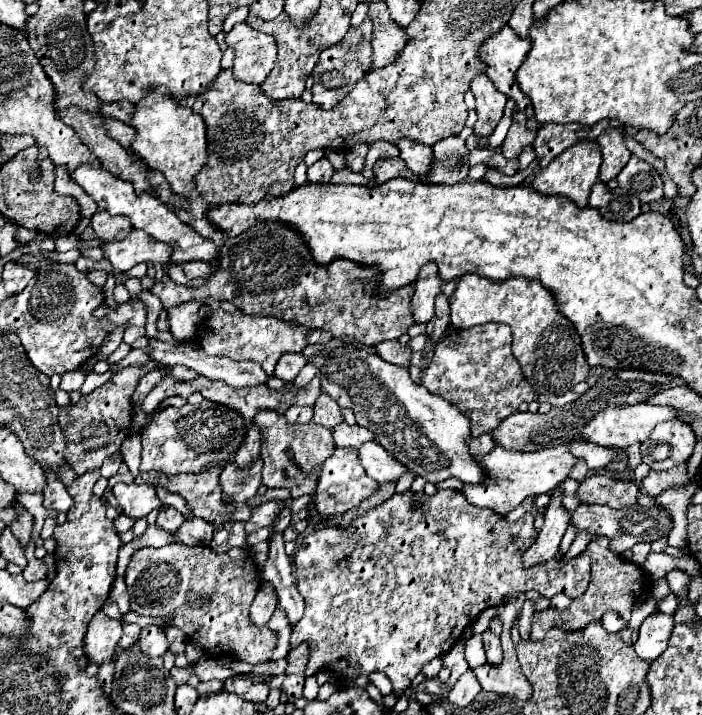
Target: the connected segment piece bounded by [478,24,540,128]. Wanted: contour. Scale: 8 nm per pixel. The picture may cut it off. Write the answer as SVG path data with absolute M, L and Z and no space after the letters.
M506 24L502 26L502 30L498 34L492 34L488 36L482 44L480 44L480 50L478 50L478 56L480 60L486 64L486 76L494 82L496 90L500 90L502 94L506 94L508 98L514 98L516 104L518 104L518 110L524 110L524 114L528 116L528 128L540 128L540 124L534 120L534 110L532 110L532 104L528 102L528 96L522 94L522 90L516 86L516 70L520 68L520 64L524 62L526 54L530 50L530 38L520 38L514 34L514 30Z

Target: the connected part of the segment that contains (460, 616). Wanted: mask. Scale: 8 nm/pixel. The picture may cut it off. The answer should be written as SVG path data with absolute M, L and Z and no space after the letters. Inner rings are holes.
M408 490L404 494L396 492L390 500L382 502L376 508L370 508L364 516L358 516L348 528L330 526L330 528L322 528L322 530L312 532L310 536L306 536L300 542L300 546L296 550L296 556L294 556L296 584L298 584L298 592L304 596L306 610L304 610L304 616L294 626L294 632L292 632L292 638L290 638L290 648L296 648L298 644L308 642L310 660L308 660L308 666L304 670L304 676L316 676L320 670L328 670L328 672L336 674L338 680L344 680L338 686L346 688L344 684L352 684L358 676L368 676L372 672L384 672L392 682L392 692L396 696L400 696L404 690L410 688L412 680L422 672L422 668L432 658L446 654L462 638L464 630L476 622L476 618L478 618L478 614L482 610L486 610L490 606L506 604L510 600L516 600L520 594L526 594L528 590L538 590L540 596L544 596L544 598L552 598L558 592L564 592L568 598L582 596L586 592L586 588L588 588L588 582L590 582L590 556L578 556L578 558L570 560L568 564L564 564L564 554L556 552L556 556L552 560L548 560L548 562L542 562L542 564L536 564L536 566L530 566L530 568L522 566L522 554L524 554L524 550L528 550L536 542L536 534L538 532L532 526L532 516L530 514L526 514L522 520L510 524L504 516L500 516L500 514L496 514L492 510L480 510L478 506L470 506L470 502L464 498L464 494L456 492L456 490L440 490L434 496L414 494L412 490ZM416 504L422 504L424 510L422 512L414 510ZM342 558L348 560L346 570L338 568L338 562Z

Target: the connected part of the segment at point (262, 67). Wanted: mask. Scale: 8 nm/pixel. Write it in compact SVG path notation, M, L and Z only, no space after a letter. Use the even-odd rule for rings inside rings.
M242 22L226 34L226 44L234 50L234 78L246 84L264 82L276 60L274 38L260 34Z

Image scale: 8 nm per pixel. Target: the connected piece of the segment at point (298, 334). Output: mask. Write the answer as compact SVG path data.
M218 308L202 322L202 336L198 330L198 340L202 342L202 350L210 356L226 356L230 360L252 360L258 362L268 376L272 376L276 362L282 354L302 352L308 346L308 332L310 328L300 324L296 326L296 322L282 322L272 316L250 316L242 310L230 314Z

